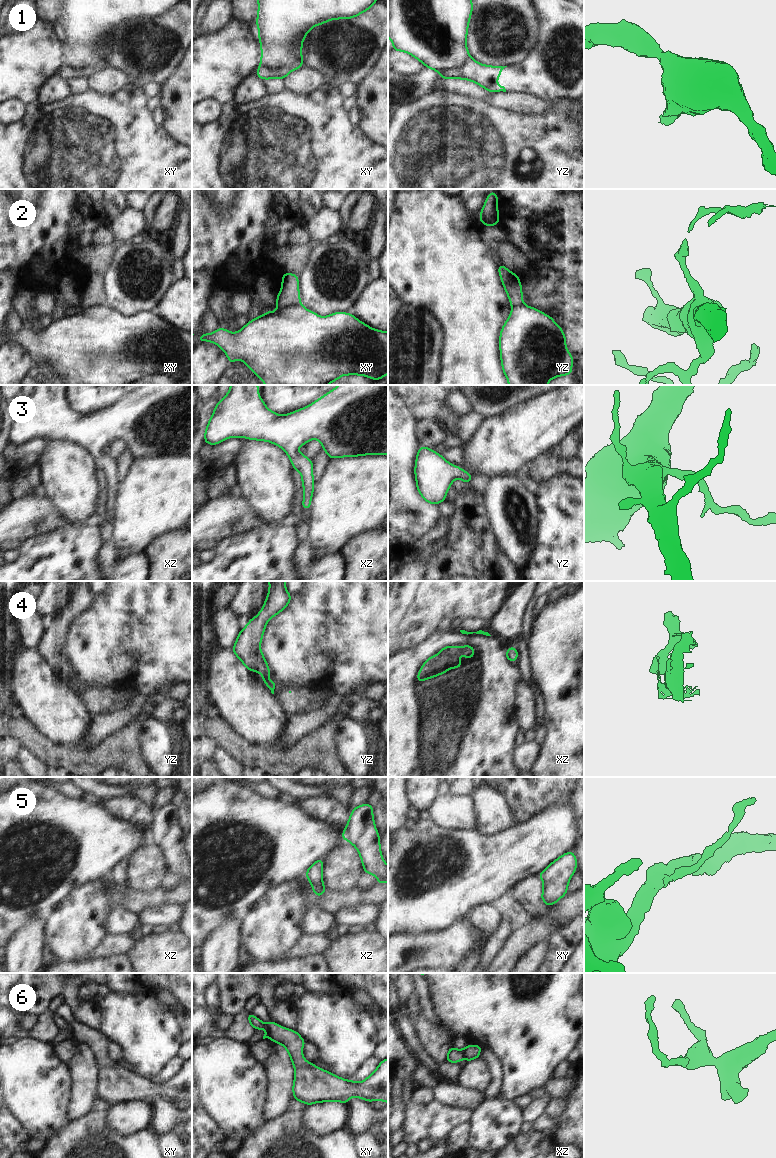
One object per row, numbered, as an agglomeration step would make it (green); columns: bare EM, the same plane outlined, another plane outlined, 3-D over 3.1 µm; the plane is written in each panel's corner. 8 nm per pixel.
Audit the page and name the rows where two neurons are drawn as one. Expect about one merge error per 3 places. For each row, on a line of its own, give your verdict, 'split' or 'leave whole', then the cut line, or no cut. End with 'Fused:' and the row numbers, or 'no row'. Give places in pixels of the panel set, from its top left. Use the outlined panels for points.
1: split | yz (469, 56), (465, 63), (458, 68), (438, 71)
2: split | xy (300, 304), (291, 304), (278, 309)
3: leave whole | no cut
4: split | yz (261, 673), (269, 675)
5: split | xz (344, 830), (348, 840)
6: split | xz (461, 1050), (463, 1057)
Fused: 1, 2, 4, 5, 6

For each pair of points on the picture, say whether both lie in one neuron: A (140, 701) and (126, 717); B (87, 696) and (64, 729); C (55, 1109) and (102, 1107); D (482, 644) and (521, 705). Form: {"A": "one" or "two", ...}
{"A": "one", "B": "two", "C": "two", "D": "two"}

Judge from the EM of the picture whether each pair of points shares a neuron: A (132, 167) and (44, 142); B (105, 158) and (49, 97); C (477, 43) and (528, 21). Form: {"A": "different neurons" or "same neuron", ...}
{"A": "same neuron", "B": "different neurons", "C": "same neuron"}

